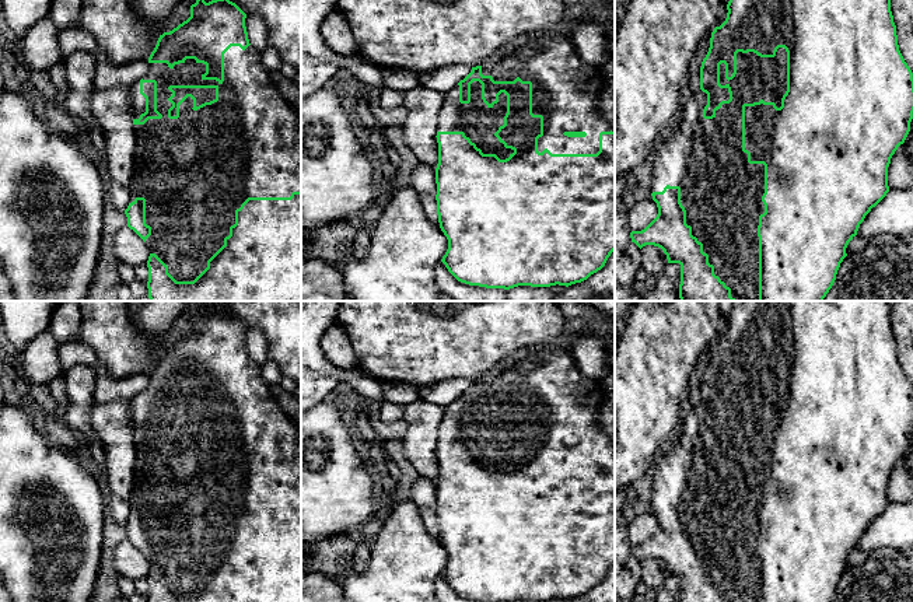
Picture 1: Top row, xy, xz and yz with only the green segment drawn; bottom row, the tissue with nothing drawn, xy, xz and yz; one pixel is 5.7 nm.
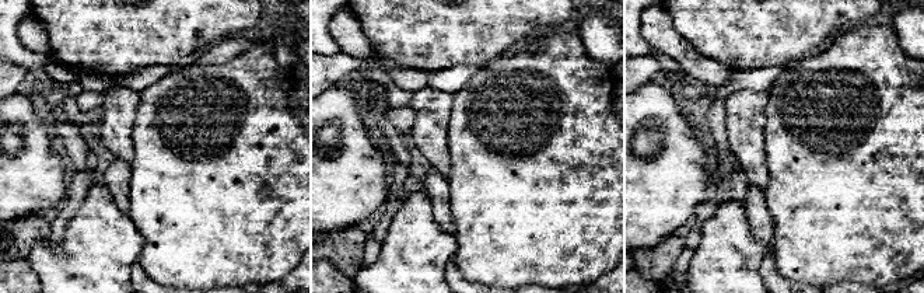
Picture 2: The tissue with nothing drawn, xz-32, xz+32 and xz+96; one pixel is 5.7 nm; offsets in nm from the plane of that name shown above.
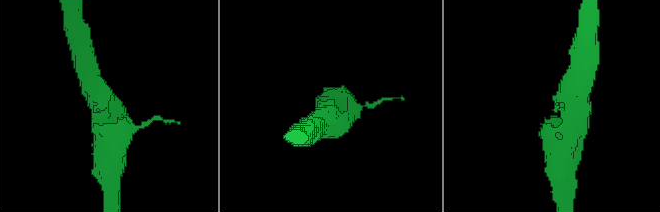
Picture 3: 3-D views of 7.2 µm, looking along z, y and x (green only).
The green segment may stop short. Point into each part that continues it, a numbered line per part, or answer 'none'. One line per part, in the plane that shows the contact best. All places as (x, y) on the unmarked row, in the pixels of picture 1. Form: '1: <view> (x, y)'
1: yz (721, 506)

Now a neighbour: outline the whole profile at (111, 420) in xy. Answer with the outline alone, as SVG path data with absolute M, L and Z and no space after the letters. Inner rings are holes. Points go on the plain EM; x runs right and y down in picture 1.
M116 399L95 403L88 426L99 435L105 449L105 470L101 475L105 493L127 501L133 491L136 445L130 424L130 402Z

